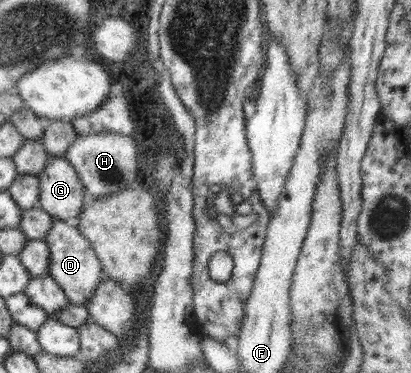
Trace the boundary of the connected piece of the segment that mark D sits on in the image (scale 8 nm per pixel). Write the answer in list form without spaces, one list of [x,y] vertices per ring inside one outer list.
[[[53,218],[51,229],[44,237],[44,242],[50,251],[50,266],[48,274],[65,292],[67,299],[73,305],[85,305],[88,297],[96,290],[99,282],[107,278],[100,259],[95,255],[89,240],[71,223]]]

